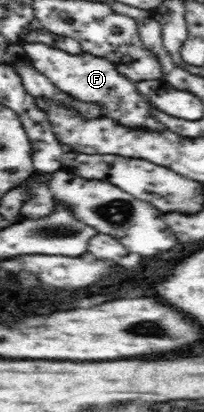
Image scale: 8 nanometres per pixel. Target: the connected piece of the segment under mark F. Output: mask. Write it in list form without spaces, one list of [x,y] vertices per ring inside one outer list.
[[[22,43],[26,54],[31,59],[33,67],[48,80],[68,95],[72,95],[78,101],[90,101],[90,103],[102,107],[102,115],[114,119],[116,123],[122,123],[126,127],[134,129],[148,129],[148,131],[164,131],[164,125],[152,117],[152,109],[148,99],[134,87],[134,83],[126,77],[122,77],[110,60],[96,57],[84,52],[82,55],[68,55],[61,49],[50,47],[43,43]]]

